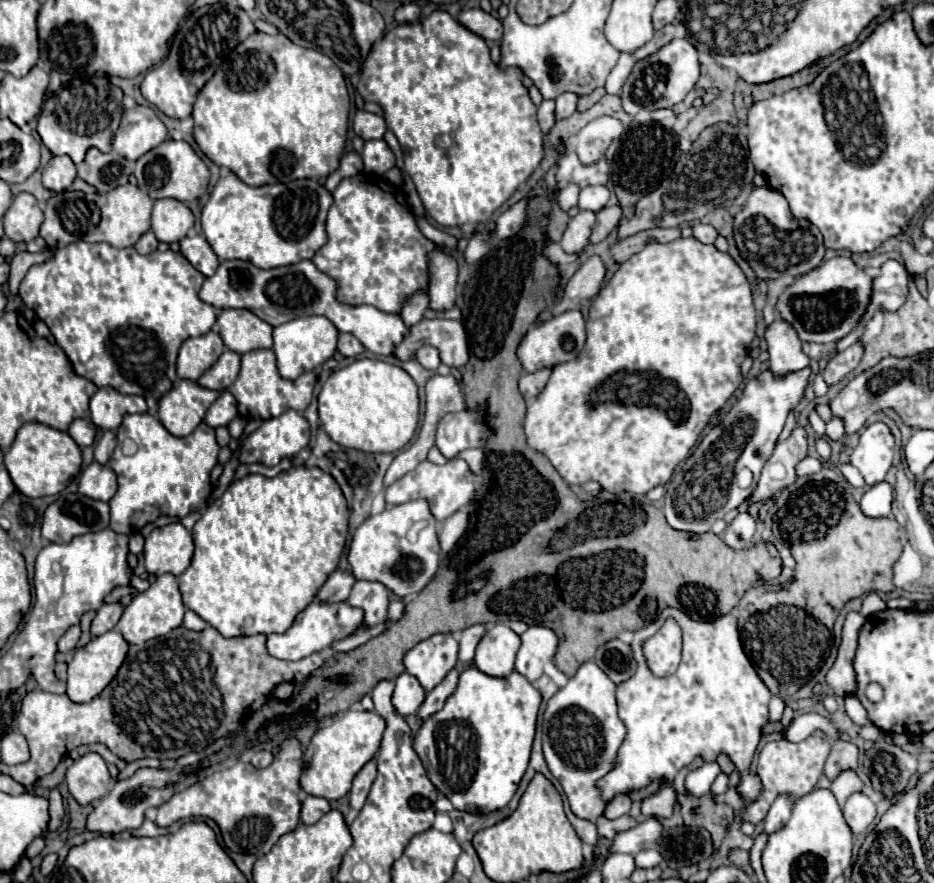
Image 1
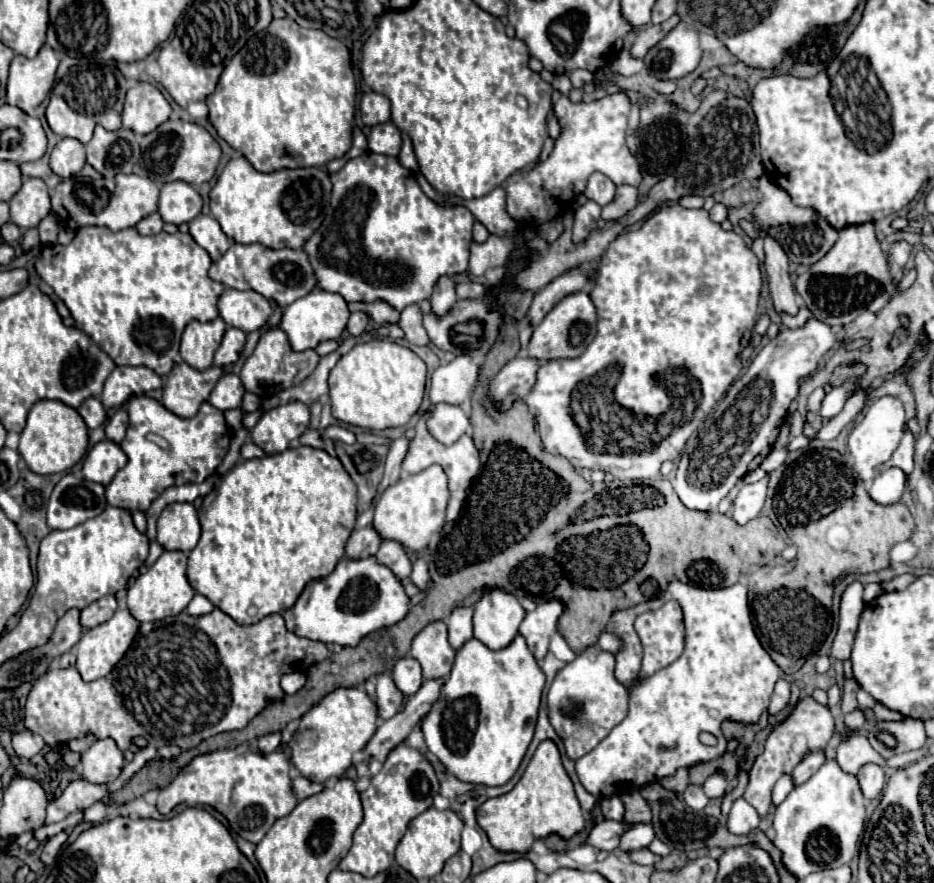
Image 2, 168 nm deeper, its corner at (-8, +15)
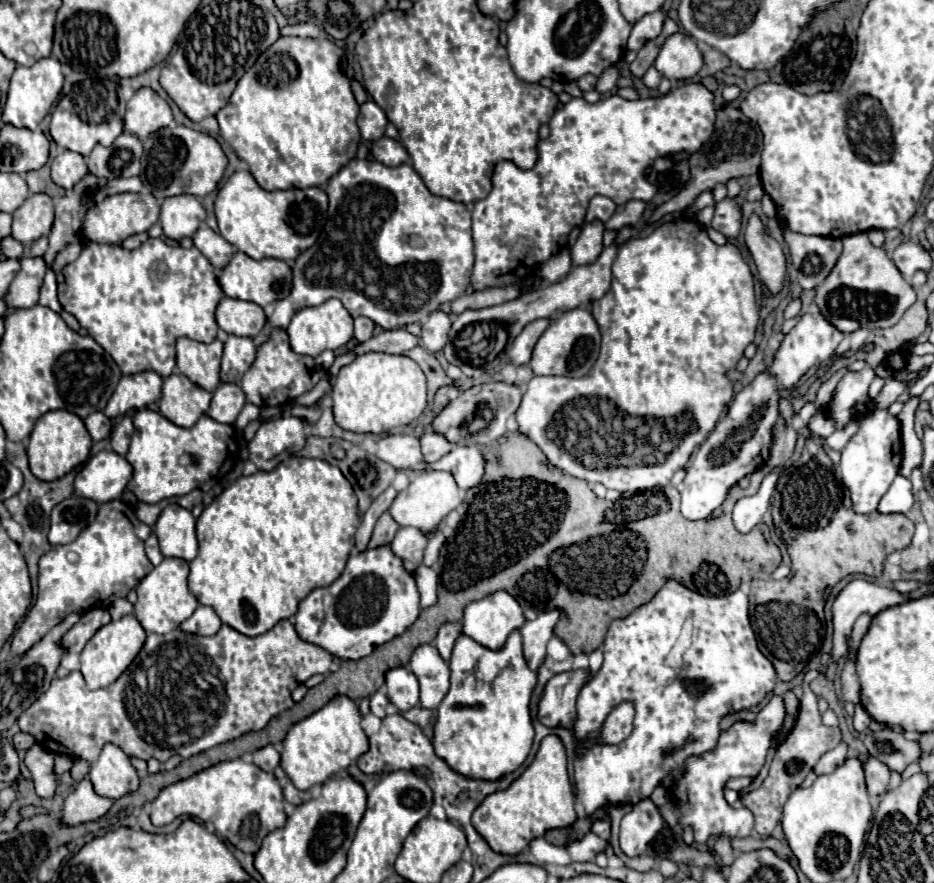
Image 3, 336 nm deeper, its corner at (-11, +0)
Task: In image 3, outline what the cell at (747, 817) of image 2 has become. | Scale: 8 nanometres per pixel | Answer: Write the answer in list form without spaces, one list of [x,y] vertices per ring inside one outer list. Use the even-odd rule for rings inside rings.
[[[772,696],[770,702],[760,710],[754,726],[748,722],[738,722],[730,730],[720,734],[718,746],[702,756],[692,756],[684,770],[676,770],[674,786],[668,790],[672,802],[682,812],[682,826],[694,828],[694,838],[704,844],[710,834],[728,834],[730,838],[748,838],[754,832],[754,816],[750,810],[734,810],[724,800],[724,782],[736,776],[754,778],[766,762],[766,754],[772,746],[772,738],[780,734],[782,722],[786,718],[786,706],[782,696]]]

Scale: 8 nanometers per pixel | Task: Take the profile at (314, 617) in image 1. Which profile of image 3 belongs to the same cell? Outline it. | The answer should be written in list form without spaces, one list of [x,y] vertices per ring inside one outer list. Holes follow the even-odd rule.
[[[390,546],[356,552],[340,578],[328,588],[312,590],[298,606],[294,628],[302,640],[312,642],[340,660],[360,660],[374,648],[406,632],[420,614],[420,594],[414,576],[404,572]]]

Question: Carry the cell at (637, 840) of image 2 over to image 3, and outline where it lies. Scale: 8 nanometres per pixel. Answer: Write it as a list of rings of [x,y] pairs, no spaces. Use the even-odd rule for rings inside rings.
[[[644,798],[622,818],[620,824],[620,848],[626,856],[642,856],[652,838],[662,830],[662,816],[650,798]]]

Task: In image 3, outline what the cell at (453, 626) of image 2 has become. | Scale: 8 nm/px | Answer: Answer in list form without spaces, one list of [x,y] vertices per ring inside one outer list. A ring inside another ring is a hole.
[[[444,624],[440,630],[438,630],[438,636],[434,640],[434,646],[438,648],[440,656],[448,662],[450,656],[452,656],[452,650],[454,650],[454,644],[456,644],[456,638],[462,634],[462,626],[460,624]]]

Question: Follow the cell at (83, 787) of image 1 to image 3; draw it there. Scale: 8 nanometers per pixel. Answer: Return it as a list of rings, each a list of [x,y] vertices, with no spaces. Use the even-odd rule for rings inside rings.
[[[106,744],[100,758],[90,766],[90,782],[98,796],[118,800],[138,788],[138,774],[118,746]]]

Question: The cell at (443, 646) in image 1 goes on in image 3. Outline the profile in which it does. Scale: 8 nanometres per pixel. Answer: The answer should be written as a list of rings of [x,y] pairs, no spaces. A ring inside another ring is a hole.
[[[434,644],[418,646],[410,658],[410,668],[420,682],[420,702],[424,708],[438,708],[450,688],[450,666],[442,660]]]

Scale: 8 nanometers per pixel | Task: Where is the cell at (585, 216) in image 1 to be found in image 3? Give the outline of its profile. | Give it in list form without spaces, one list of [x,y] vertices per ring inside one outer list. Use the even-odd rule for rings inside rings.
[[[594,220],[594,222],[588,222],[576,244],[572,246],[570,250],[570,256],[572,256],[572,264],[576,266],[582,266],[582,264],[592,264],[596,262],[596,258],[600,256],[600,252],[604,250],[602,246],[602,234],[604,234],[604,224],[600,220]]]

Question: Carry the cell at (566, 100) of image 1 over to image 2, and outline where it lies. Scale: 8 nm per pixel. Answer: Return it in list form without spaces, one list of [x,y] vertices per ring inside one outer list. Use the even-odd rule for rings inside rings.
[[[575,69],[575,71],[571,71],[571,73],[569,73],[569,79],[571,79],[573,87],[583,89],[585,85],[589,85],[589,83],[593,81],[593,73],[591,73],[591,71],[587,71],[587,69]]]

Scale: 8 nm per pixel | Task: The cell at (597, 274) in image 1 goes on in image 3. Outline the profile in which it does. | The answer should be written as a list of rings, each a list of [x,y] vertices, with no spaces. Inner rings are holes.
[[[538,318],[534,322],[530,322],[520,332],[520,336],[508,348],[508,356],[514,364],[528,364],[528,360],[532,358],[532,350],[536,346],[536,340],[542,336],[542,332],[548,328],[550,322],[552,322],[552,318]]]

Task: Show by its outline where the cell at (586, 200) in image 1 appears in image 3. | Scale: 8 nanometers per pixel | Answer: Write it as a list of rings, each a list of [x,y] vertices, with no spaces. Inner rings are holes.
[[[594,196],[590,200],[590,206],[588,206],[586,222],[592,222],[592,220],[606,222],[614,212],[616,212],[616,204],[610,198],[606,198],[606,196]]]

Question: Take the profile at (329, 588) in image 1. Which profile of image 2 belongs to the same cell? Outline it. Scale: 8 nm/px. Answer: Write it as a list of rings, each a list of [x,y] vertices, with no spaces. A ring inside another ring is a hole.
[[[367,525],[363,529],[355,529],[347,541],[347,549],[345,549],[345,555],[351,557],[351,559],[357,559],[357,557],[369,557],[369,555],[375,555],[379,545],[381,545],[381,535],[373,529],[373,525]]]

